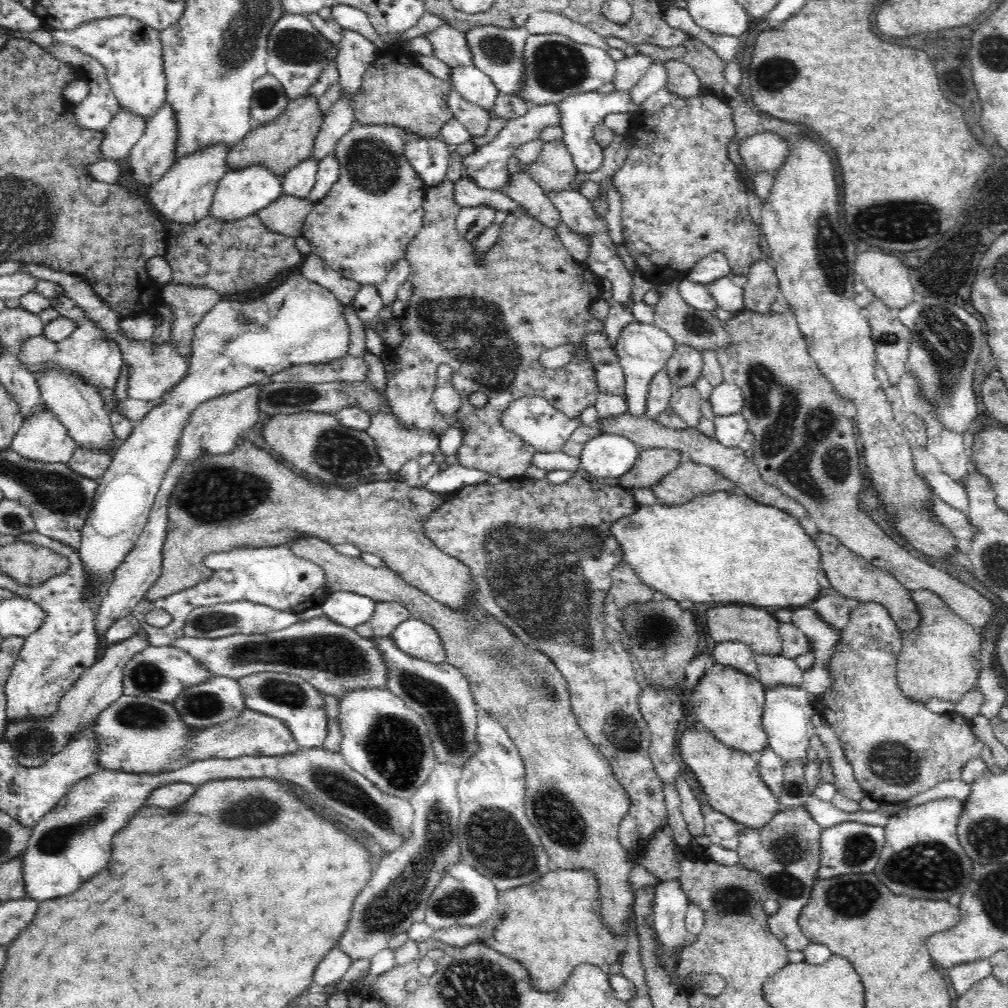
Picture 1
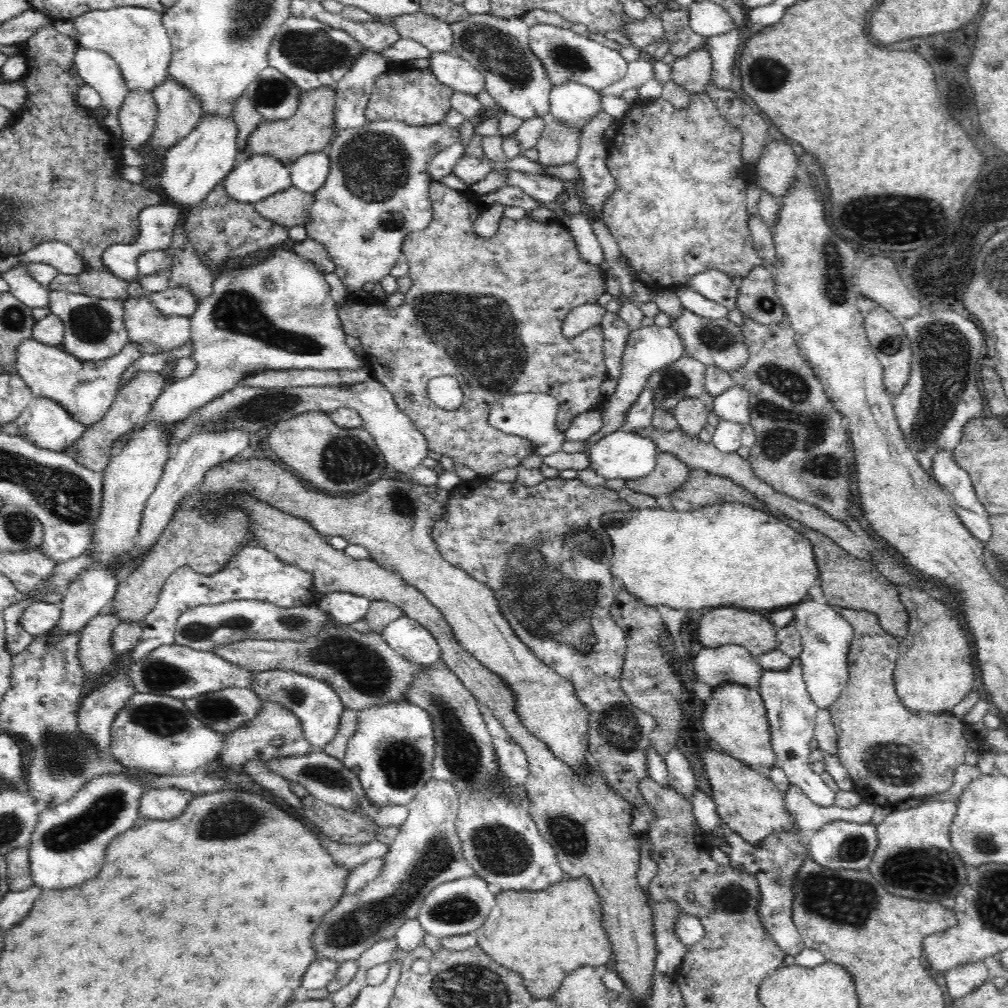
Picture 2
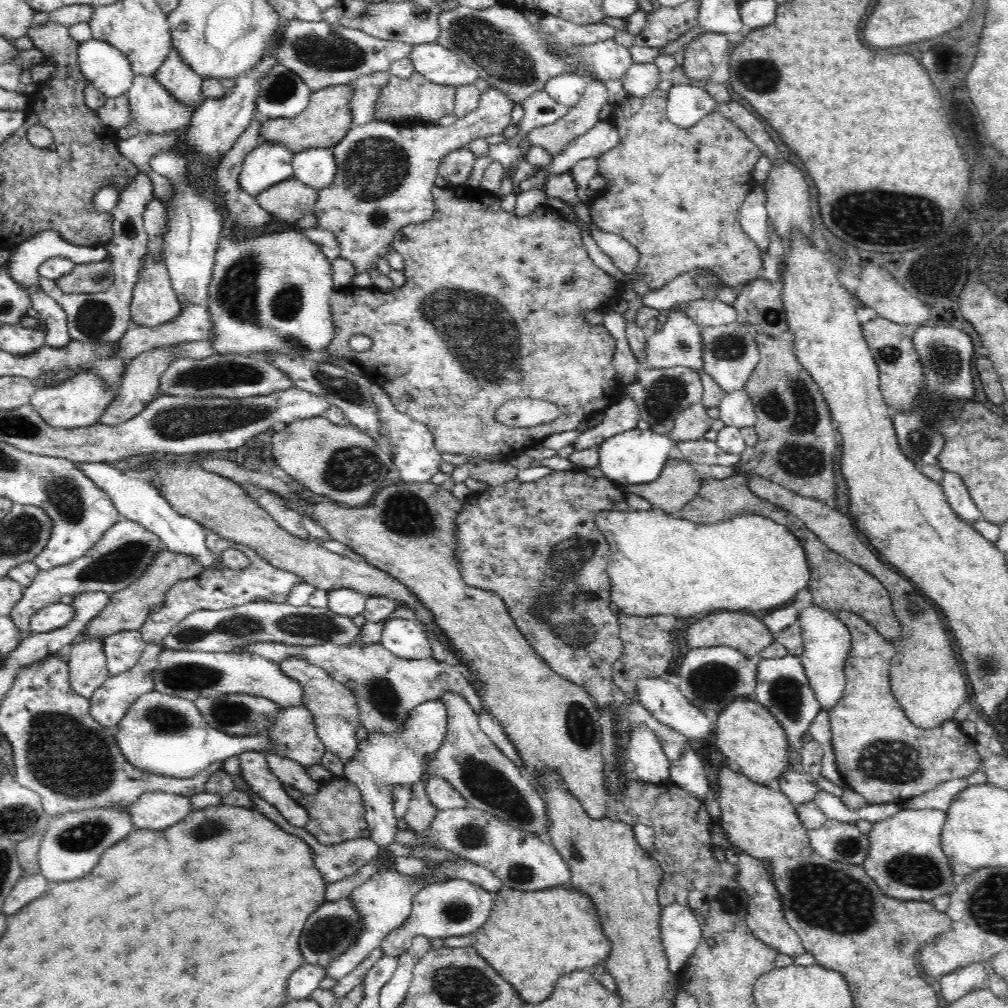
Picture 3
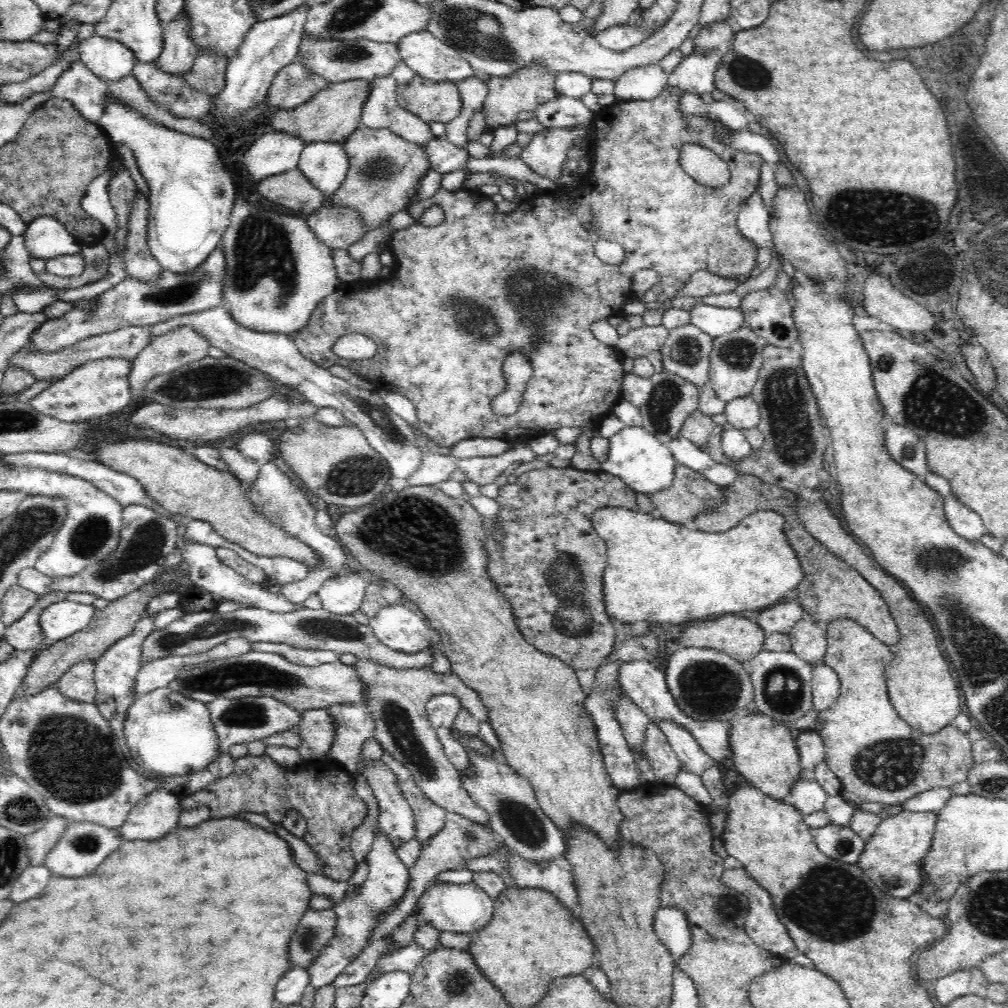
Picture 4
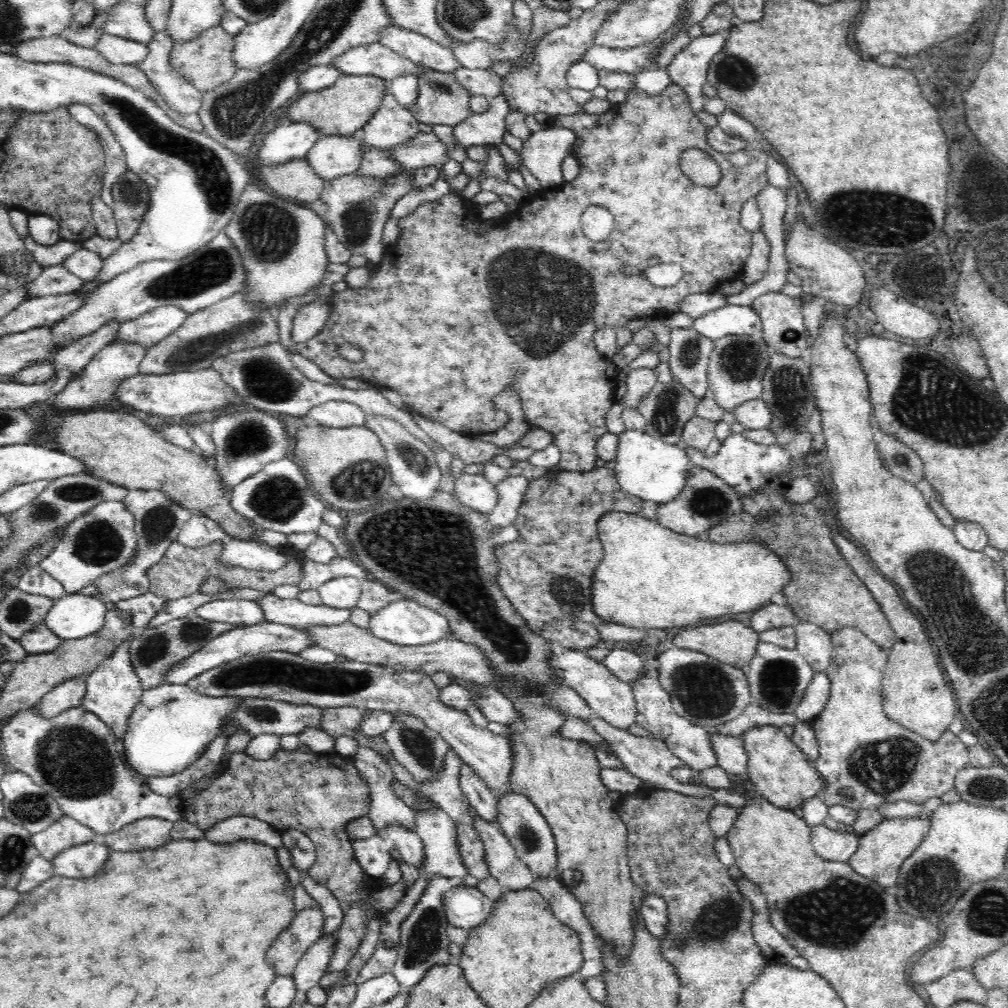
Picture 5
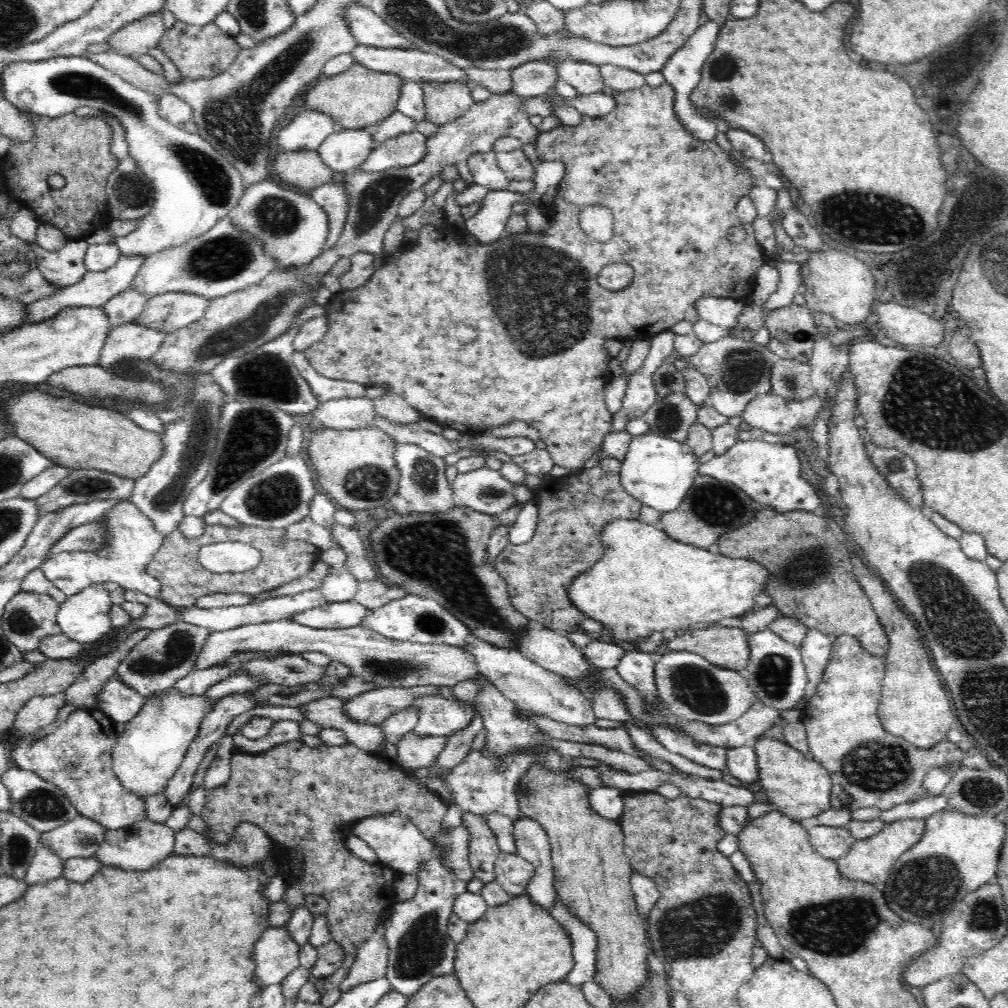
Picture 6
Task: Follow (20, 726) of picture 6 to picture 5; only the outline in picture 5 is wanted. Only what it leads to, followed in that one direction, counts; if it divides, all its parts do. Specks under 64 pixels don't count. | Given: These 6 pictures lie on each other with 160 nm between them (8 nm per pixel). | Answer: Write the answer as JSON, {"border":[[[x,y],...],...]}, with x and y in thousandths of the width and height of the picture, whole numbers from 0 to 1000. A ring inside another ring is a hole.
{"border":[[[75,671],[60,677],[58,681],[36,698],[38,705],[46,711],[51,711],[67,701],[81,700],[81,694],[86,688],[85,672]]]}

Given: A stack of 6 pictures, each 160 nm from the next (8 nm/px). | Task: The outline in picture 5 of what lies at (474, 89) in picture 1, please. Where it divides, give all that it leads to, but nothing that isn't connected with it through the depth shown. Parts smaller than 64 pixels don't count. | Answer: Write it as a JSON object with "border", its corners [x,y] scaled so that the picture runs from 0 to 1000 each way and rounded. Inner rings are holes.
{"border":[[[395,25],[383,28],[377,43],[421,69],[450,74],[454,67],[459,66],[446,47]]]}

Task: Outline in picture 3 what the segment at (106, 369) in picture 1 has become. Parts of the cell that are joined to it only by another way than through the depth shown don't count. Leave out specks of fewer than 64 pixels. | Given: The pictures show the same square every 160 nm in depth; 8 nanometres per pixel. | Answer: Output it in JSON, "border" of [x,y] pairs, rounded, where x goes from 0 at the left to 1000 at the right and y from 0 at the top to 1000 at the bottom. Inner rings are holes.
{"border":[[[145,173],[138,176],[133,182],[119,190],[117,202],[113,206],[113,236],[105,242],[109,249],[109,262],[114,271],[113,283],[103,290],[95,293],[65,292],[56,279],[42,277],[41,284],[46,292],[49,292],[64,310],[64,318],[68,334],[73,339],[80,341],[92,341],[92,343],[113,343],[115,345],[129,323],[132,322],[130,316],[130,298],[135,284],[138,282],[140,273],[145,265],[145,252],[148,252],[148,238],[145,225],[143,225],[143,212],[148,203],[154,198],[153,181]]]}

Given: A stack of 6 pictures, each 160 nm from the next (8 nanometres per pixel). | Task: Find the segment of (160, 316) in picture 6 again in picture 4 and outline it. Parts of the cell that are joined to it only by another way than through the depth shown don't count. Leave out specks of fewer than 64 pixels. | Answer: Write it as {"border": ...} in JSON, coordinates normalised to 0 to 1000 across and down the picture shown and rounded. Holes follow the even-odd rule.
{"border":[[[127,323],[127,325],[119,325],[117,327],[107,328],[103,331],[96,331],[87,335],[79,336],[71,343],[62,344],[57,348],[42,348],[36,344],[20,344],[14,351],[9,353],[7,363],[25,367],[31,371],[37,378],[53,379],[63,375],[72,367],[93,359],[102,357],[103,355],[120,355],[120,357],[131,357],[139,351],[140,347],[151,337],[148,335],[148,323]]]}

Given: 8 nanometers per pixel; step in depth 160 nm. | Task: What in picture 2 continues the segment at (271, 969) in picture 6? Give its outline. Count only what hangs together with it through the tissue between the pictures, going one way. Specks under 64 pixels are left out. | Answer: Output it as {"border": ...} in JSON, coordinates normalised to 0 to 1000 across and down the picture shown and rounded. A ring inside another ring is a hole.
{"border":[[[427,773],[404,798],[405,812],[397,819],[391,835],[386,838],[381,848],[381,857],[375,871],[369,873],[351,887],[343,887],[333,897],[333,903],[325,907],[321,919],[317,919],[317,927],[313,927],[313,944],[315,948],[333,951],[336,955],[344,952],[355,952],[365,940],[369,940],[377,933],[391,931],[397,919],[405,913],[415,911],[421,893],[432,883],[441,879],[445,874],[472,868],[464,857],[452,823],[454,804],[456,804],[455,786],[452,779],[444,773]]]}

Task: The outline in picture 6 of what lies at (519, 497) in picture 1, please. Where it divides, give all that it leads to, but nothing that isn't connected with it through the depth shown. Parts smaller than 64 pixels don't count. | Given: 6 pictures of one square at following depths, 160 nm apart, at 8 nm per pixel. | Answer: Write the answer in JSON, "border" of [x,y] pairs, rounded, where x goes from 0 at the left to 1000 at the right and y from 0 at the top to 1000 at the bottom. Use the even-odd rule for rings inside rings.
{"border":[[[602,453],[593,456],[589,463],[571,471],[551,473],[545,478],[538,479],[530,487],[535,509],[529,533],[523,539],[515,541],[504,539],[492,553],[490,563],[502,576],[505,595],[513,607],[520,609],[527,618],[538,620],[548,626],[560,627],[572,625],[574,618],[582,613],[563,593],[563,579],[574,569],[585,565],[599,552],[600,544],[595,529],[599,522],[609,515],[632,515],[638,501],[616,481],[616,457]]]}

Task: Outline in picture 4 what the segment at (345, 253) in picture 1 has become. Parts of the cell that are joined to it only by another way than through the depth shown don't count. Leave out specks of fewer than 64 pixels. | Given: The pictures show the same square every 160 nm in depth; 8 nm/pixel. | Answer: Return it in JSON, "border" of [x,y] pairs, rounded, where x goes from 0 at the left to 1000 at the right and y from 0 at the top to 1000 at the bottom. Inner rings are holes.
{"border":[[[524,65],[506,73],[506,77],[485,77],[481,80],[484,86],[483,96],[480,100],[481,129],[489,129],[498,125],[506,125],[513,121],[513,115],[518,110],[529,110],[533,103],[551,96],[553,89],[550,87],[552,73],[547,73],[535,65]],[[355,127],[350,131],[349,134],[340,142],[339,148],[341,148],[341,154],[345,156],[345,171],[343,173],[343,177],[341,181],[339,181],[338,185],[335,186],[328,193],[329,196],[326,196],[327,204],[331,207],[347,207],[347,209],[351,209],[355,215],[357,215],[356,220],[358,220],[358,234],[365,234],[367,230],[371,230],[371,228],[375,228],[375,226],[379,226],[381,222],[385,222],[387,217],[395,210],[405,209],[410,203],[415,202],[414,200],[410,200],[410,197],[413,197],[417,190],[417,186],[420,185],[421,181],[424,180],[424,176],[430,172],[428,165],[428,157],[426,157],[426,151],[424,151],[424,147],[422,147],[421,143],[417,141],[406,141],[389,131],[389,129],[385,127]]]}

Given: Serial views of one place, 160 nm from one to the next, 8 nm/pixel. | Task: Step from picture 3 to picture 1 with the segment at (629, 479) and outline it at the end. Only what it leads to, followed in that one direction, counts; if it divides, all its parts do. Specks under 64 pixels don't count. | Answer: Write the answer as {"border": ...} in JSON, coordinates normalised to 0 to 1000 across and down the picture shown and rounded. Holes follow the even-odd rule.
{"border":[[[595,430],[577,445],[575,464],[593,475],[614,473],[629,462],[634,444],[613,431]]]}

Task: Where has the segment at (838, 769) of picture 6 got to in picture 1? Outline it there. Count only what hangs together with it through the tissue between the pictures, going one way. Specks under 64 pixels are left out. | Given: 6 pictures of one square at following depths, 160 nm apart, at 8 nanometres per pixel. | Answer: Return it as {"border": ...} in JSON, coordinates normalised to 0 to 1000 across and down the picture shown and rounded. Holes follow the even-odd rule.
{"border":[[[873,597],[845,599],[841,620],[832,632],[833,637],[824,651],[821,665],[825,679],[811,690],[808,702],[831,729],[847,769],[859,788],[874,797],[889,798],[919,786],[933,775],[952,773],[956,760],[972,751],[978,738],[966,727],[964,713],[947,705],[923,706],[915,696],[907,696],[895,688],[890,673],[892,650],[887,641],[889,635],[895,635],[895,626],[883,606]]]}

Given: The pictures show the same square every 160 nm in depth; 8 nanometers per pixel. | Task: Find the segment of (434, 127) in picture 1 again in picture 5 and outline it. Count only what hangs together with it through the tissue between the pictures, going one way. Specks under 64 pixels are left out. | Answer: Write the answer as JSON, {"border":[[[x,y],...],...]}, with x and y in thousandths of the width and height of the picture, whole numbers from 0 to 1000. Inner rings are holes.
{"border":[[[417,69],[412,100],[406,109],[413,119],[427,124],[452,125],[467,114],[466,92],[449,73]]]}

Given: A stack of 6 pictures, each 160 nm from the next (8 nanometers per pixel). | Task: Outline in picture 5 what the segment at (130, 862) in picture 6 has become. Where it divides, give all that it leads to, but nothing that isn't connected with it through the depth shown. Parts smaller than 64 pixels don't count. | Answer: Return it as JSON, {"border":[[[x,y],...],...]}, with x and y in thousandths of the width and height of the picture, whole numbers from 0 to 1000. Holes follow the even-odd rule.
{"border":[[[148,810],[135,813],[115,825],[98,829],[98,833],[105,836],[109,843],[132,844],[169,835],[171,822],[171,814]]]}

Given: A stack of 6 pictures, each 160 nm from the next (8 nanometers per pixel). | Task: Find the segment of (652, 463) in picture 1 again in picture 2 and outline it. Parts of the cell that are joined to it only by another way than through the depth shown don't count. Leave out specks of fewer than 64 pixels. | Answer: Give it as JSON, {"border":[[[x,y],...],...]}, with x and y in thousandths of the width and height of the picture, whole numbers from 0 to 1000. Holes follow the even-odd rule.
{"border":[[[653,448],[650,450],[648,465],[635,474],[621,476],[620,482],[649,494],[664,492],[680,477],[684,466],[685,463],[671,451]]]}

